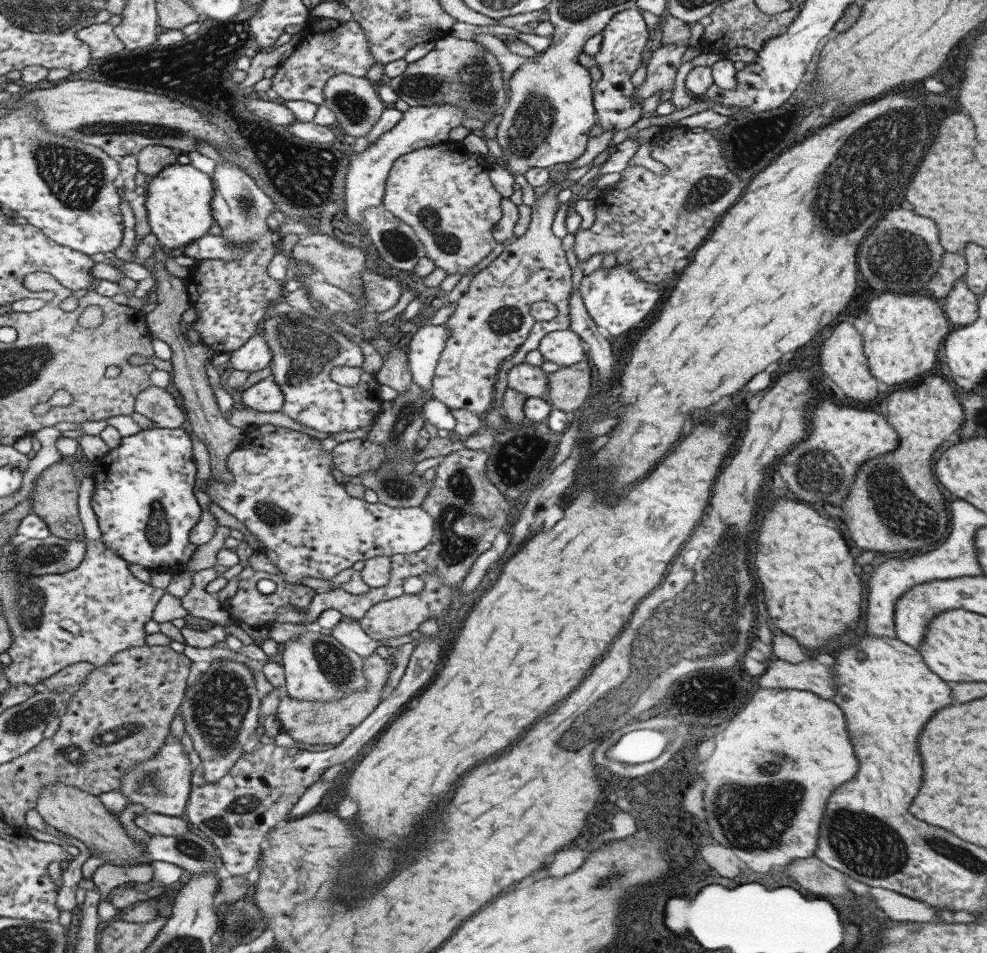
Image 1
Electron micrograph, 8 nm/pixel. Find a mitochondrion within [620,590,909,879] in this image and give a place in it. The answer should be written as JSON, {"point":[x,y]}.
{"point":[757,816]}

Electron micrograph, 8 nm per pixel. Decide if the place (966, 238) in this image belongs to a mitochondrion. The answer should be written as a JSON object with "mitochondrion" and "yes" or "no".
{"mitochondrion":"no"}

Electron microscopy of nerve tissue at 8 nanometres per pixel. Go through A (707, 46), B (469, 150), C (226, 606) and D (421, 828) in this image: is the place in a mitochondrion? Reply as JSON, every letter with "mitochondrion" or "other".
{"A":"other","B":"other","C":"other","D":"other"}

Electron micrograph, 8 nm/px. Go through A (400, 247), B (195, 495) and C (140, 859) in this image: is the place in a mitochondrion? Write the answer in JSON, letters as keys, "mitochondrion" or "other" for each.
{"A":"mitochondrion","B":"other","C":"other"}

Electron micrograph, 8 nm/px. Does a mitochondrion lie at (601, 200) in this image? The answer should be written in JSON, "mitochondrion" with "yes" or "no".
{"mitochondrion":"no"}

